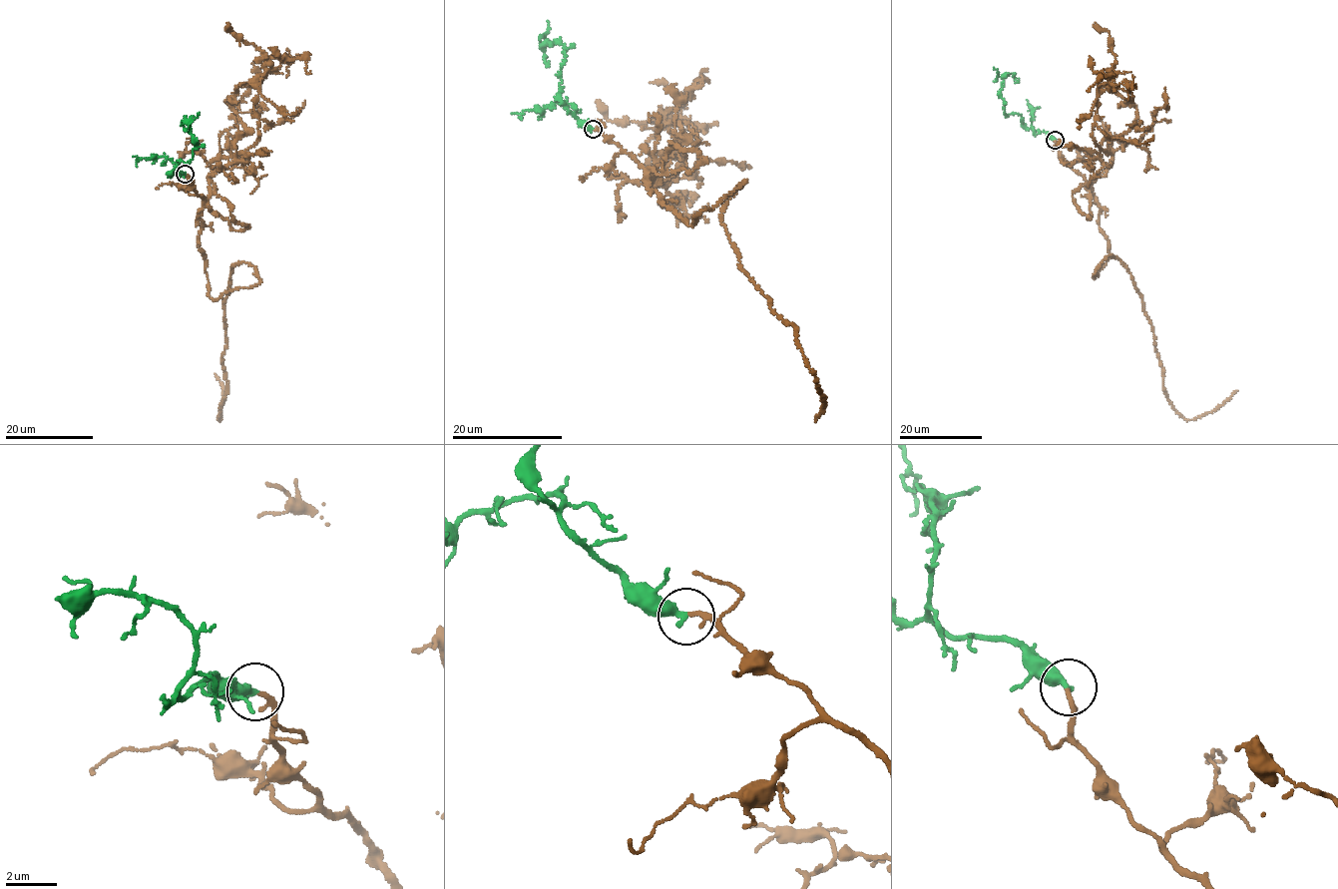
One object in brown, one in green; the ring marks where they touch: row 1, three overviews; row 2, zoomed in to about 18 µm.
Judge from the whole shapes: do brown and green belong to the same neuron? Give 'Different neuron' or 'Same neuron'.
Same neuron

